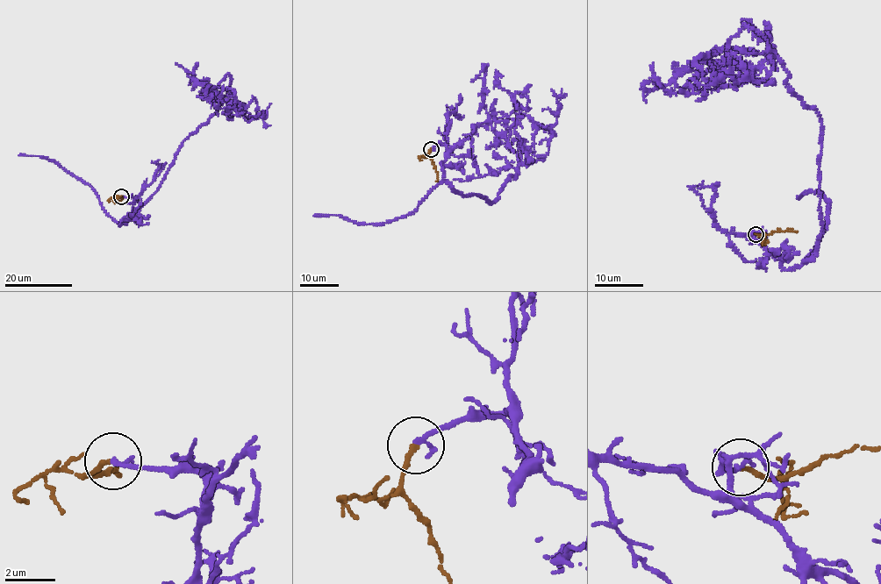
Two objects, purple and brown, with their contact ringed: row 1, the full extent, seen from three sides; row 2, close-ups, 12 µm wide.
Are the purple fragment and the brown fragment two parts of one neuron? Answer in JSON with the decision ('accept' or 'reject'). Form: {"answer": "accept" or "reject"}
{"answer": "accept"}

